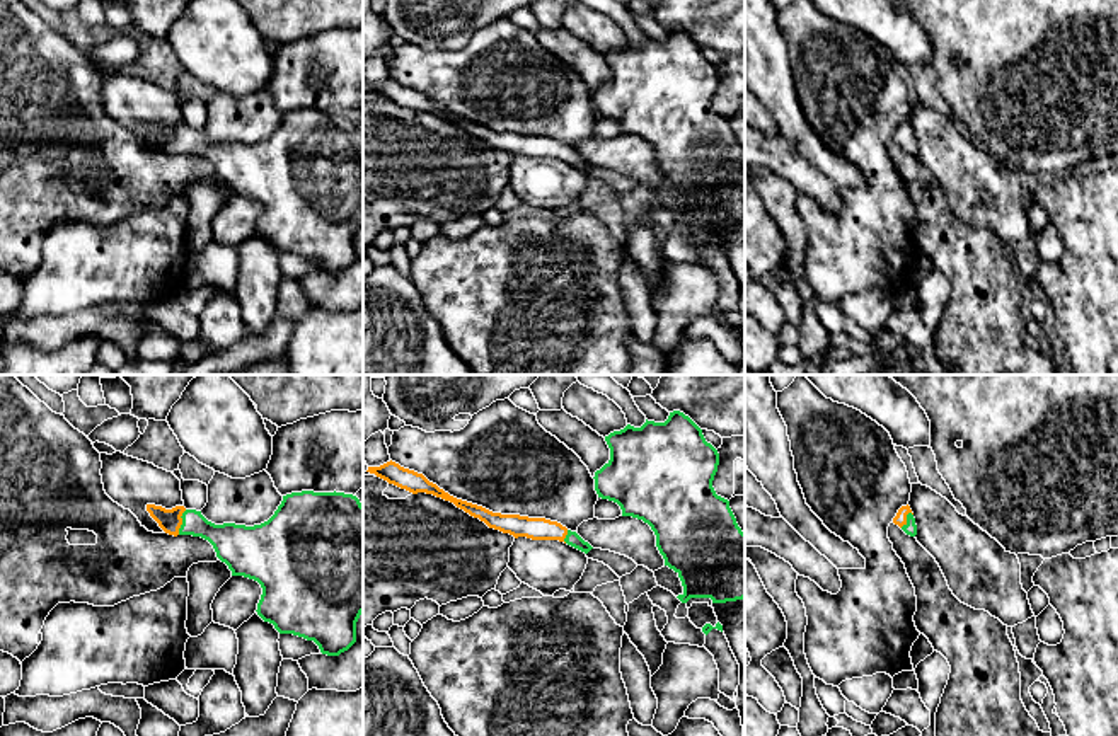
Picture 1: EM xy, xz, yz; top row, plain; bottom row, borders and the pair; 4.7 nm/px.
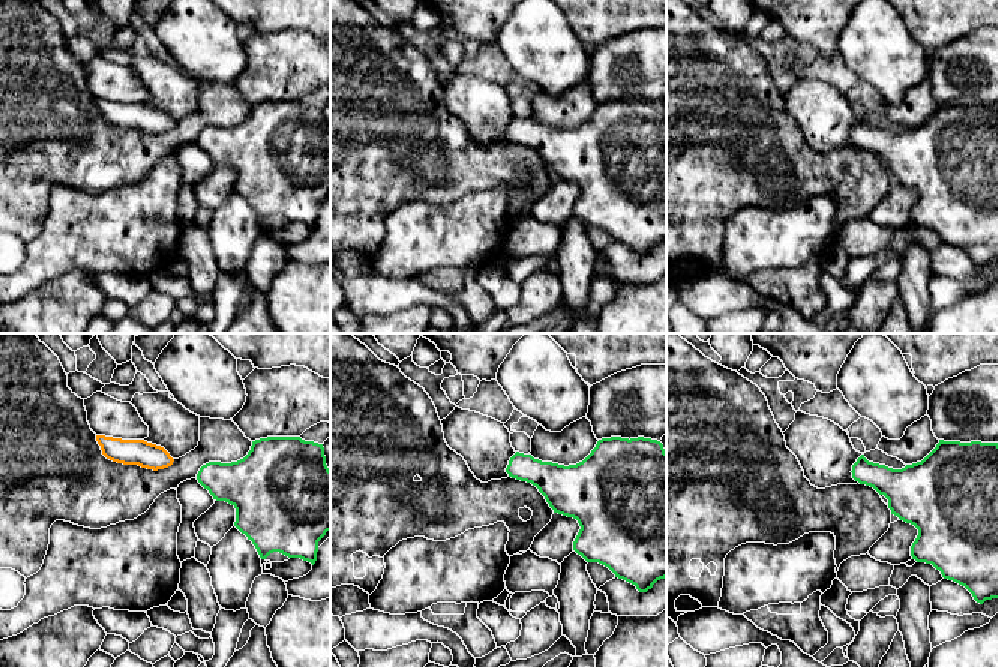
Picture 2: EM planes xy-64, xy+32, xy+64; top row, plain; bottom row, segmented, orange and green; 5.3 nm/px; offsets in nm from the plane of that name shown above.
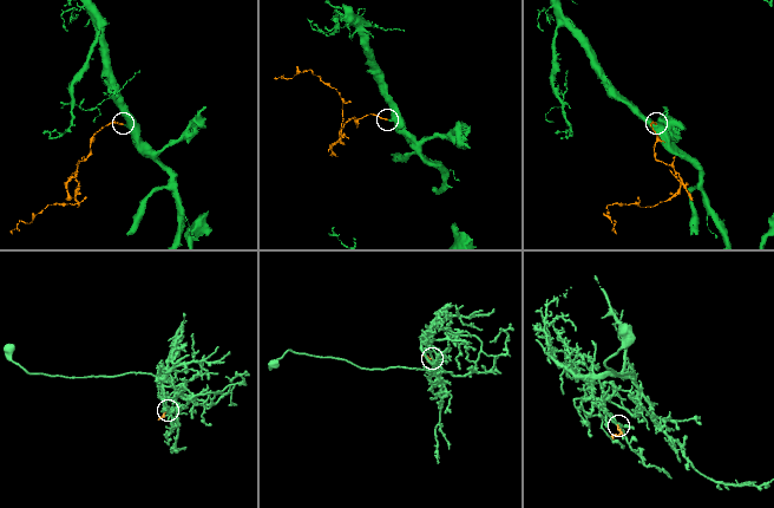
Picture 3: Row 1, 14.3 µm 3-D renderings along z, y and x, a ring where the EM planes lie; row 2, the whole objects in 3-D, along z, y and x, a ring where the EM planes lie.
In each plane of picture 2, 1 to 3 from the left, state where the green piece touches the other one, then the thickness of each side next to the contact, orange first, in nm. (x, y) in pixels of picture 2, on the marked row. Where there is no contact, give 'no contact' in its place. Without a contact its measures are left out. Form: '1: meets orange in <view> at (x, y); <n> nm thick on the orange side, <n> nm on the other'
1: no contact
2: no contact
3: no contact

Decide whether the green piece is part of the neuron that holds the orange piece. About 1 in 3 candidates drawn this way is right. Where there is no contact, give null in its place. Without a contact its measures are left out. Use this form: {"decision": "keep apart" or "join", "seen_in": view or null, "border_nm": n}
{"decision": "join", "seen_in": "xy", "border_nm": 130}

